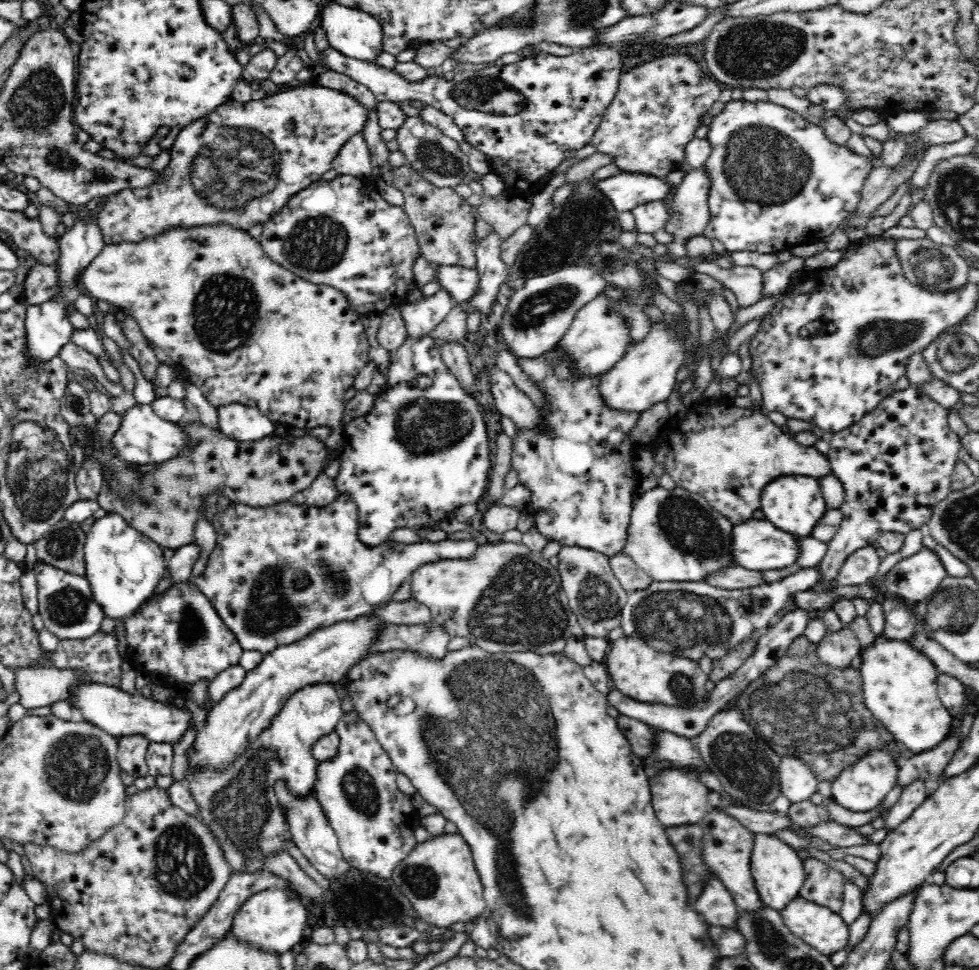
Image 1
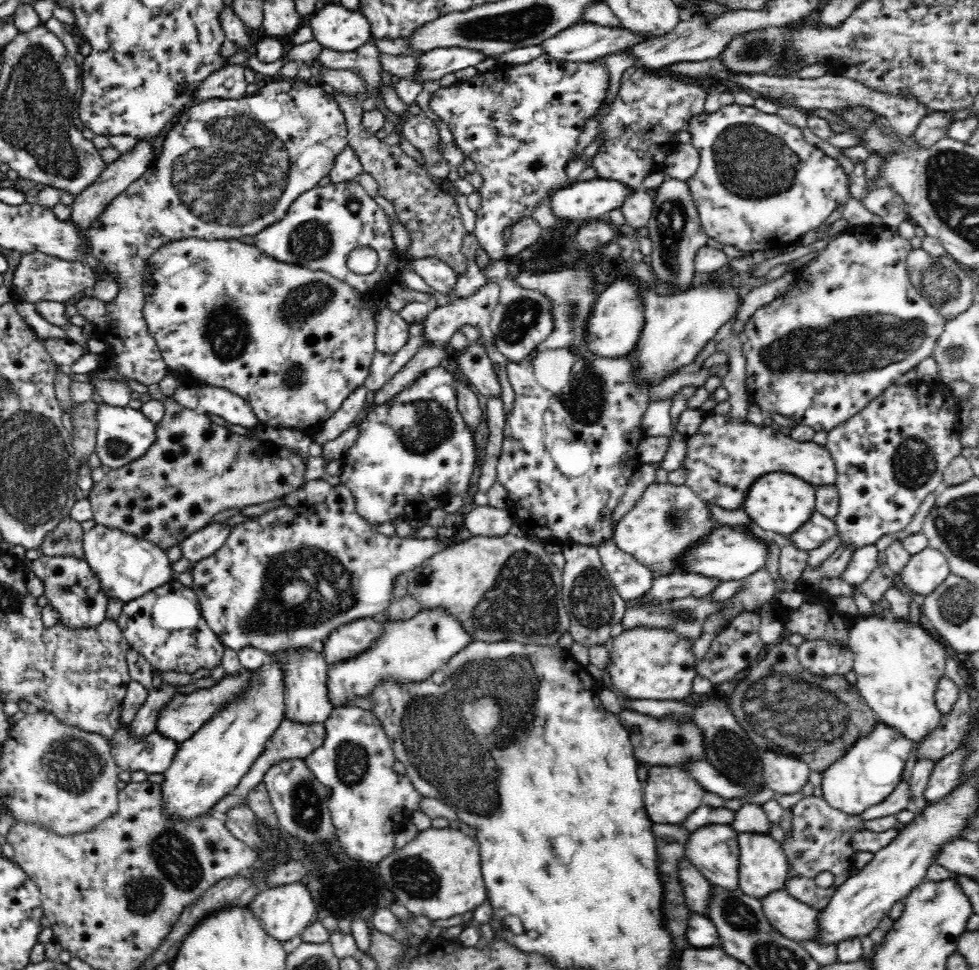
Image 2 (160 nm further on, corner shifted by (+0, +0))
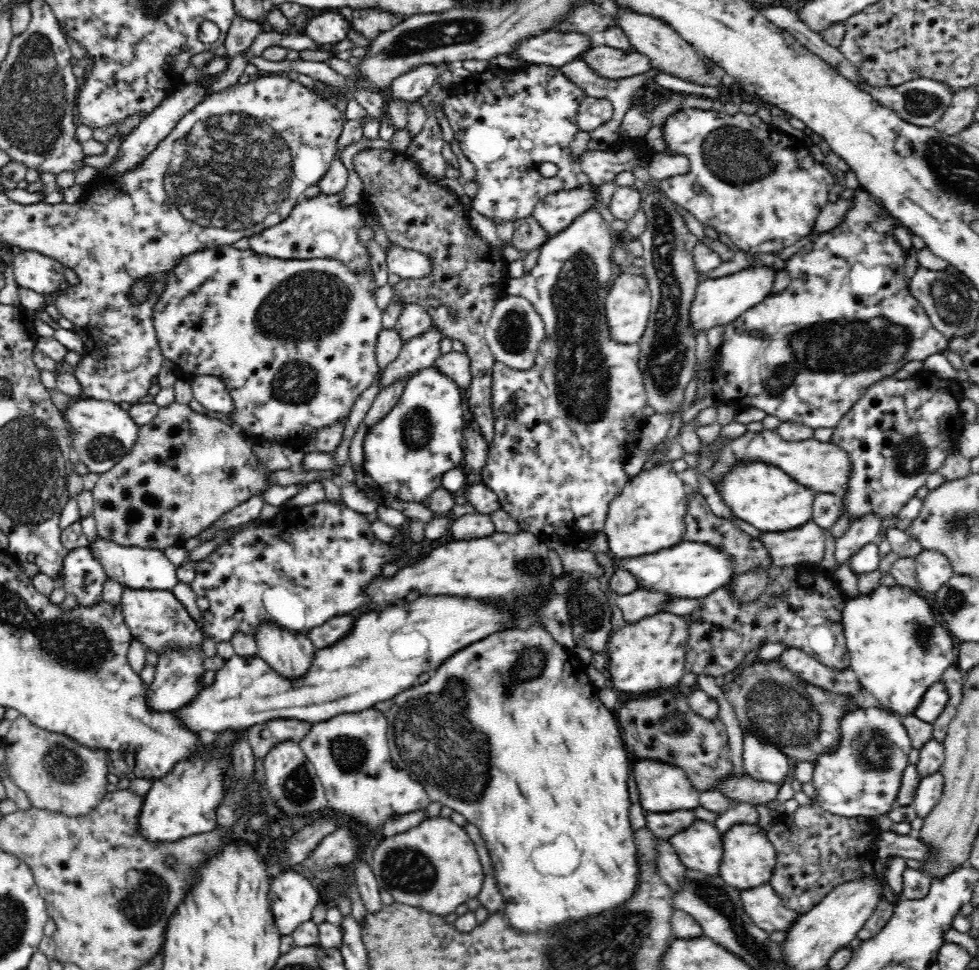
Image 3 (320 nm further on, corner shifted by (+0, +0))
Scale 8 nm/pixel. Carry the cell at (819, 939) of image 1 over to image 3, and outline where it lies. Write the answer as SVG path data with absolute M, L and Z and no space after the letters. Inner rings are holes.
M768 883L760 887L739 890L739 896L745 914L756 927L767 933L788 930L790 924L800 916L783 906L783 901Z

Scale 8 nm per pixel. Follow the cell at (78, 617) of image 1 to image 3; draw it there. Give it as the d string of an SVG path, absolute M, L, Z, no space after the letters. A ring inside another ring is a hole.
M88 546L69 551L63 562L63 584L67 594L74 594L79 604L92 606L102 596L107 574L101 559Z

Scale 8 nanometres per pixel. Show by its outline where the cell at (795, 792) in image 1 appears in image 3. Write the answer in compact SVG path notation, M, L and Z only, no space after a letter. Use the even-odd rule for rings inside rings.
M744 732L742 747L743 767L752 779L774 784L786 780L790 770L787 754L753 732Z

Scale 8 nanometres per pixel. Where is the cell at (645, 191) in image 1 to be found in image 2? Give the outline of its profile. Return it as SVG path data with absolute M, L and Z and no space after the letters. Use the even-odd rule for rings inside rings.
M592 179L588 181L576 181L568 186L551 192L548 205L554 213L556 222L571 223L582 219L590 220L602 217L608 210L620 208L624 198L632 194L634 190L616 180Z

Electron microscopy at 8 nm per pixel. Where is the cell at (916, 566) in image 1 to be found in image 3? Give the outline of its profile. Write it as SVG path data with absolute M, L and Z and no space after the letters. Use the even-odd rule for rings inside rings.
M922 550L914 556L918 582L926 592L938 592L955 575L949 560L938 551Z

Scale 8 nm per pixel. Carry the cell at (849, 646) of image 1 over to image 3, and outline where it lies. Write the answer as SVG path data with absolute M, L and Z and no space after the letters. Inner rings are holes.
M785 648L777 660L796 678L825 691L854 696L862 689L857 674L850 667L836 671L798 648Z

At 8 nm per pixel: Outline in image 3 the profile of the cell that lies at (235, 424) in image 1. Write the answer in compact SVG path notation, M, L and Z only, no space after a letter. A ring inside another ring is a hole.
M211 375L190 377L194 400L211 415L223 416L235 410L234 402L222 379Z

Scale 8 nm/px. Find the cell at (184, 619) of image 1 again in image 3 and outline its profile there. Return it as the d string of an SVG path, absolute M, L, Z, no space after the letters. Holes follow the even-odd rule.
M123 587L120 600L124 622L131 628L132 637L138 638L144 643L146 648L152 648L154 652L162 653L162 648L176 647L180 645L183 648L196 648L201 646L202 632L196 625L196 622L190 618L186 608L174 597L172 591L148 590L142 588Z

